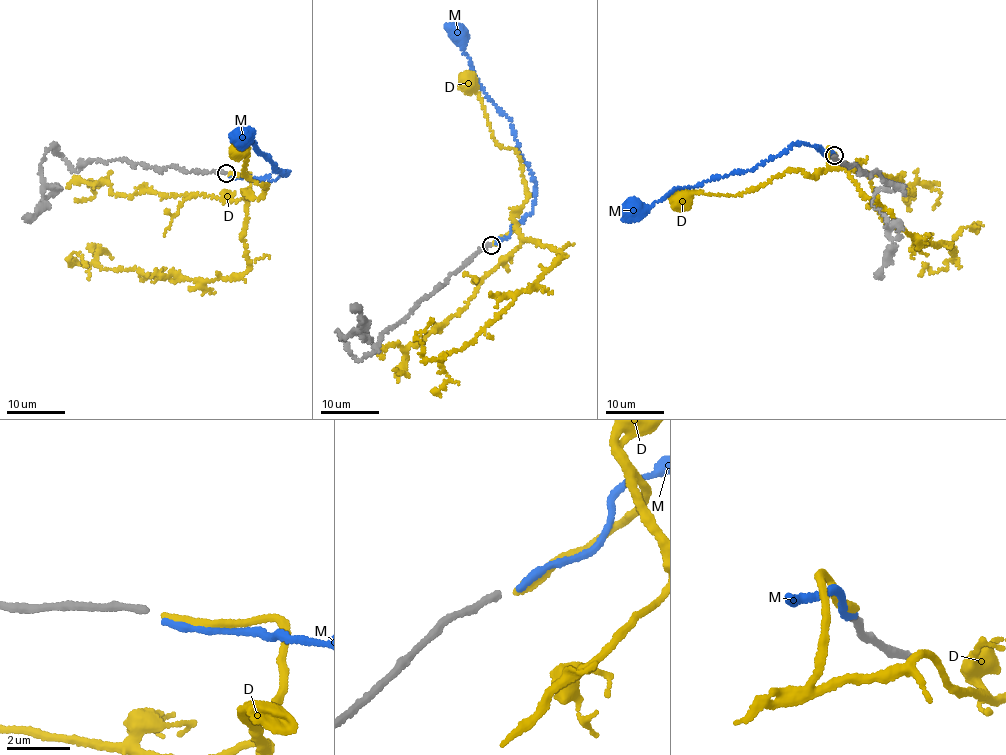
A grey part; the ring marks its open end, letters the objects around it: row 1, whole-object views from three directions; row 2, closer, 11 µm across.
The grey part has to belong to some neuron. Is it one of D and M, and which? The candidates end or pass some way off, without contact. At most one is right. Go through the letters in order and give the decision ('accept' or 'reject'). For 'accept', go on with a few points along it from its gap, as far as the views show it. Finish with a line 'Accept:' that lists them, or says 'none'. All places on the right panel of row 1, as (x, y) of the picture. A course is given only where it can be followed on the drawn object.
D: accept; it runs (834, 155), (829, 150), (829, 162), (815, 176), (789, 169), (763, 185), (740, 194), (695, 192), (681, 199)
M: reject
Accept: D

